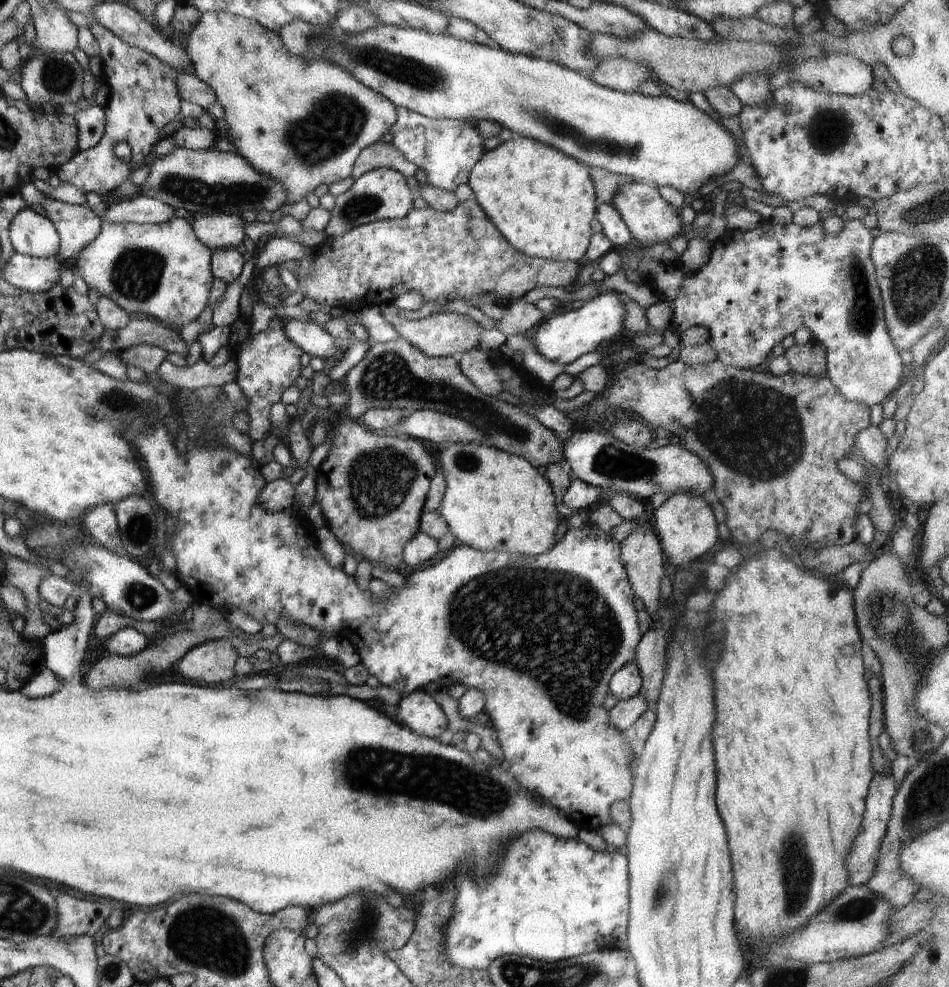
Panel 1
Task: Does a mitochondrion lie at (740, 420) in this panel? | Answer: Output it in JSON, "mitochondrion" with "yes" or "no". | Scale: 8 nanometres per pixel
{"mitochondrion":"yes"}

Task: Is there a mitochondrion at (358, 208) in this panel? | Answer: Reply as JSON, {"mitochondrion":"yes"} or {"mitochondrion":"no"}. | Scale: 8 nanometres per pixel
{"mitochondrion":"yes"}

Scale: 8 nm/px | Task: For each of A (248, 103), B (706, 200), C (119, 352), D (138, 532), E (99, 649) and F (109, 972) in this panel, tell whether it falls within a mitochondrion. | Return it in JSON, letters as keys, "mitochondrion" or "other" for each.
{"A":"other","B":"other","C":"other","D":"mitochondrion","E":"other","F":"mitochondrion"}

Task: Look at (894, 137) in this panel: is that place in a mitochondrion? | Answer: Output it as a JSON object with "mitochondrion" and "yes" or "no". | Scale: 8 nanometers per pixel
{"mitochondrion":"no"}

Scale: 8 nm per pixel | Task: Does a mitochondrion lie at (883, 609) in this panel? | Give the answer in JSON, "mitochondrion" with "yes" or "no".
{"mitochondrion":"yes"}

